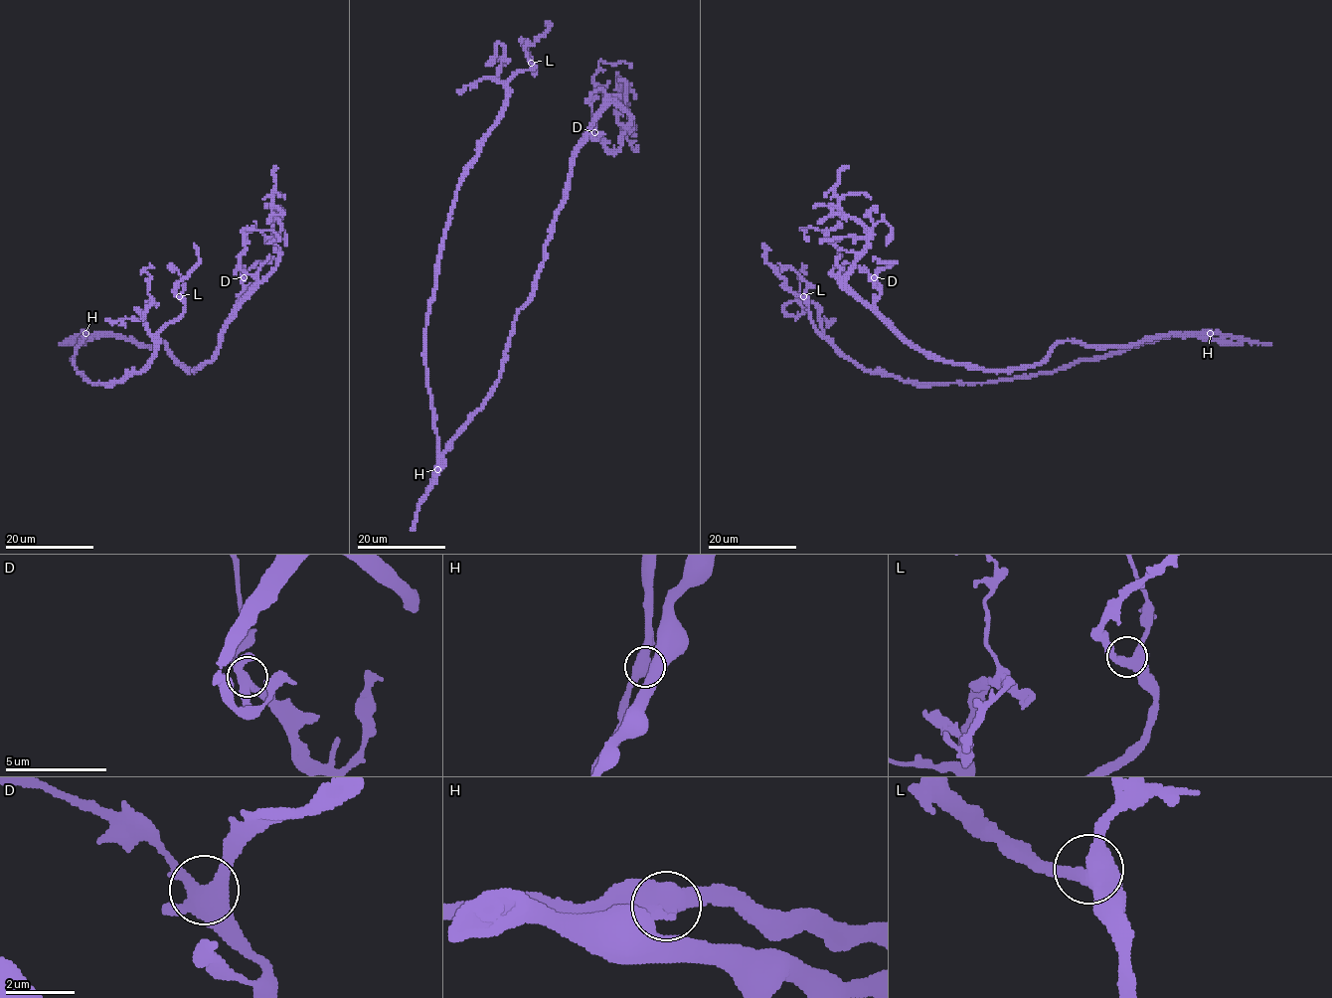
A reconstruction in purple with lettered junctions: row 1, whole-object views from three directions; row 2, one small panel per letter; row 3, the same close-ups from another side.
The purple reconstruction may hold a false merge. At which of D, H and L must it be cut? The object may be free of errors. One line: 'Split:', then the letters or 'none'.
Split: H

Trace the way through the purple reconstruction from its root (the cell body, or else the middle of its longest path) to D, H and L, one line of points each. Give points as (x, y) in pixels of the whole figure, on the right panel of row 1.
D: (1187, 334), (1119, 347), (1061, 341), (1041, 362), (978, 370), (915, 349), (877, 309), (881, 286), (874, 277)
H: (1187, 334), (1210, 333)
L: (1187, 334), (1202, 336), (1158, 338), (1035, 376), (915, 383), (871, 373), (845, 358), (811, 323), (803, 296)

